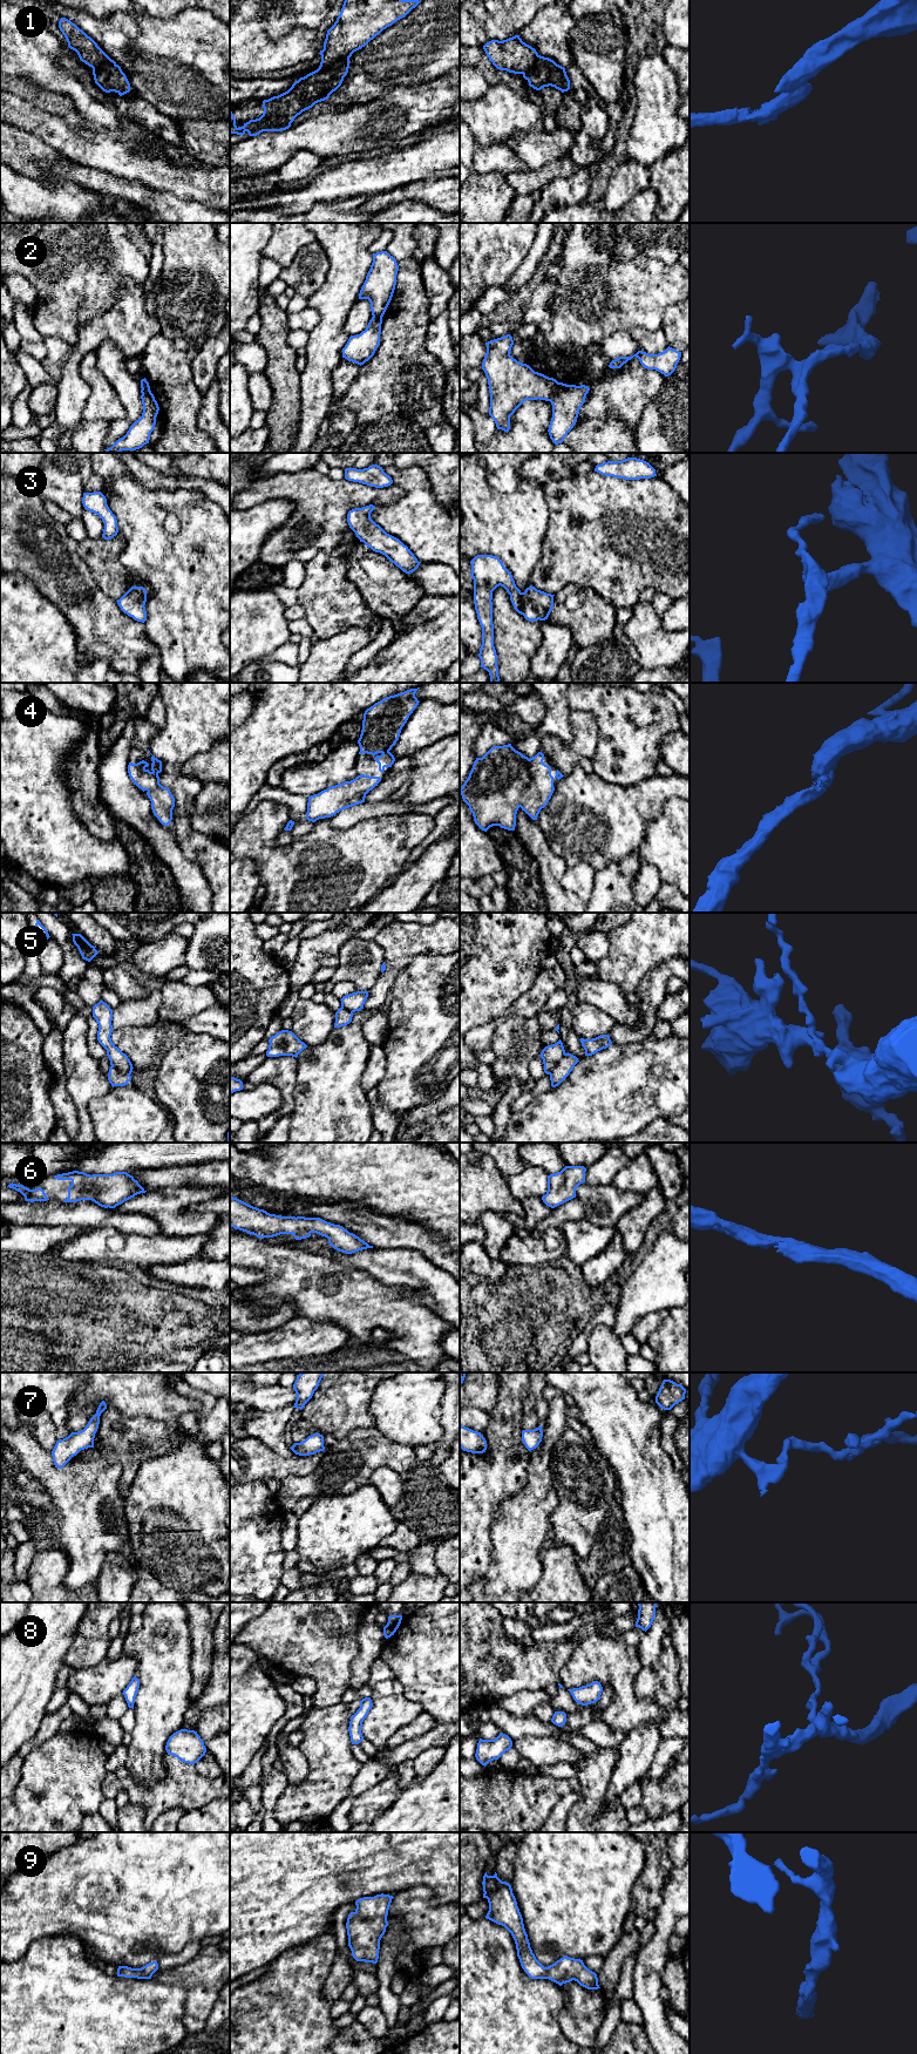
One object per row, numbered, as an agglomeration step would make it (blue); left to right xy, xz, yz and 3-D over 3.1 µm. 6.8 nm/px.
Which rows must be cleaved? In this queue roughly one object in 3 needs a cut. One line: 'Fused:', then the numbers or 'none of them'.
Fused: 1, 2, 5

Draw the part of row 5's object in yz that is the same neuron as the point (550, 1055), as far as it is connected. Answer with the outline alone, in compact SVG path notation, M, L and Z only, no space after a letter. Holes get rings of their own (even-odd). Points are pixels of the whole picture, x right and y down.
M561 1039L557 1043L548 1045L542 1050L539 1056L543 1059L544 1072L546 1075L551 1075L564 1053L565 1050Z

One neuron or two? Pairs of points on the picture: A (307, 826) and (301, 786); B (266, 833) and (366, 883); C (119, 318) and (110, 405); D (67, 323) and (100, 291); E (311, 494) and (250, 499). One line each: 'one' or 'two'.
A: two
B: one
C: two
D: one
E: one

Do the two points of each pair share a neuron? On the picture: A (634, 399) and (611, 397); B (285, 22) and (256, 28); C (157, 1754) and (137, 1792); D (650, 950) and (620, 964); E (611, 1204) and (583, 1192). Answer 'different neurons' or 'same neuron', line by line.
A: same neuron
B: different neurons
C: different neurons
D: same neuron
E: same neuron

